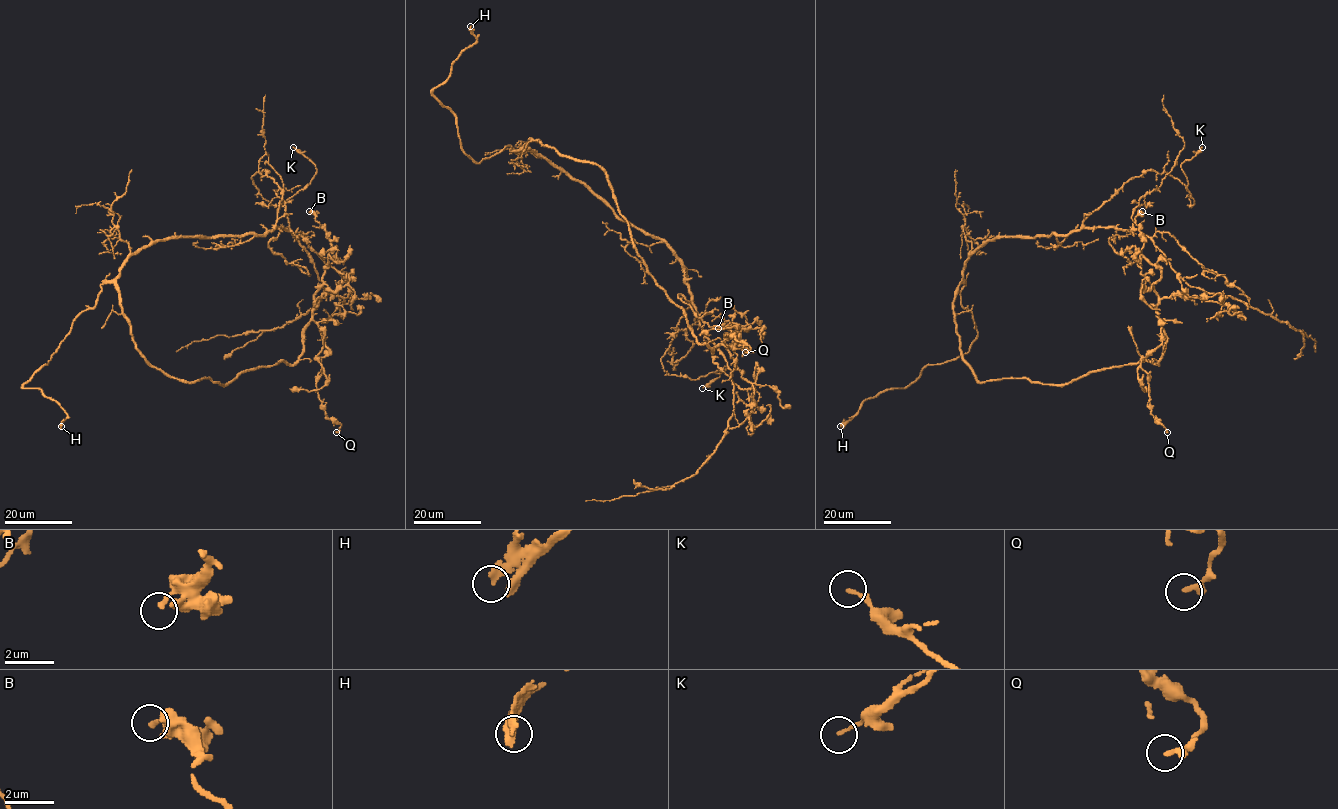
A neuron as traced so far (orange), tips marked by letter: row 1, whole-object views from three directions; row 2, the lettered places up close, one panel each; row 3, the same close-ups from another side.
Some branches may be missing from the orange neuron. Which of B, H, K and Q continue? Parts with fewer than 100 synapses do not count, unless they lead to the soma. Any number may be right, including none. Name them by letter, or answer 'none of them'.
H

